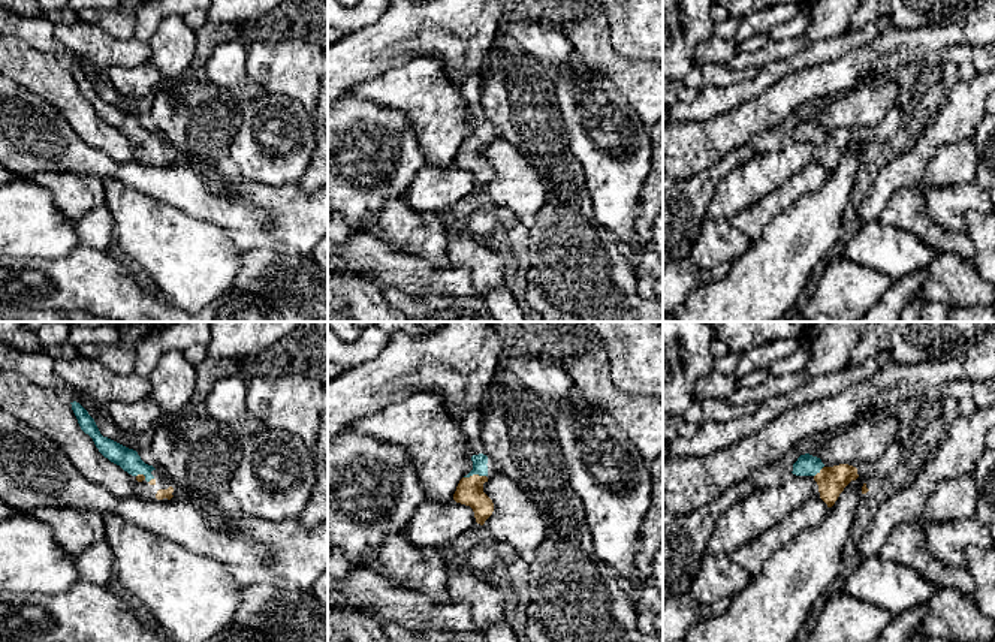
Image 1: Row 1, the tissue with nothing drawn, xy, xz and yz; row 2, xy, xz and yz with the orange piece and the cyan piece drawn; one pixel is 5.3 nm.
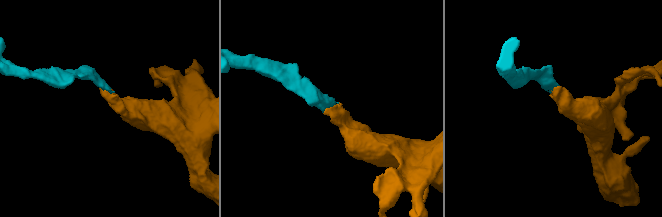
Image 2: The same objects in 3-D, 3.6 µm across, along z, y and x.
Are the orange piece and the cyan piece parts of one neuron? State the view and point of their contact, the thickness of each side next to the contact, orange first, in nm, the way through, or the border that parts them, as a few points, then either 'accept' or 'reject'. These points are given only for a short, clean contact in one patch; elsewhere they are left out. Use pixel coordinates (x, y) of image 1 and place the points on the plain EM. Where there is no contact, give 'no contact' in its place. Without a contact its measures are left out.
xz (475, 139) | 140/80 nm | across xz (470, 154), (475, 139), (479, 126) | accept

